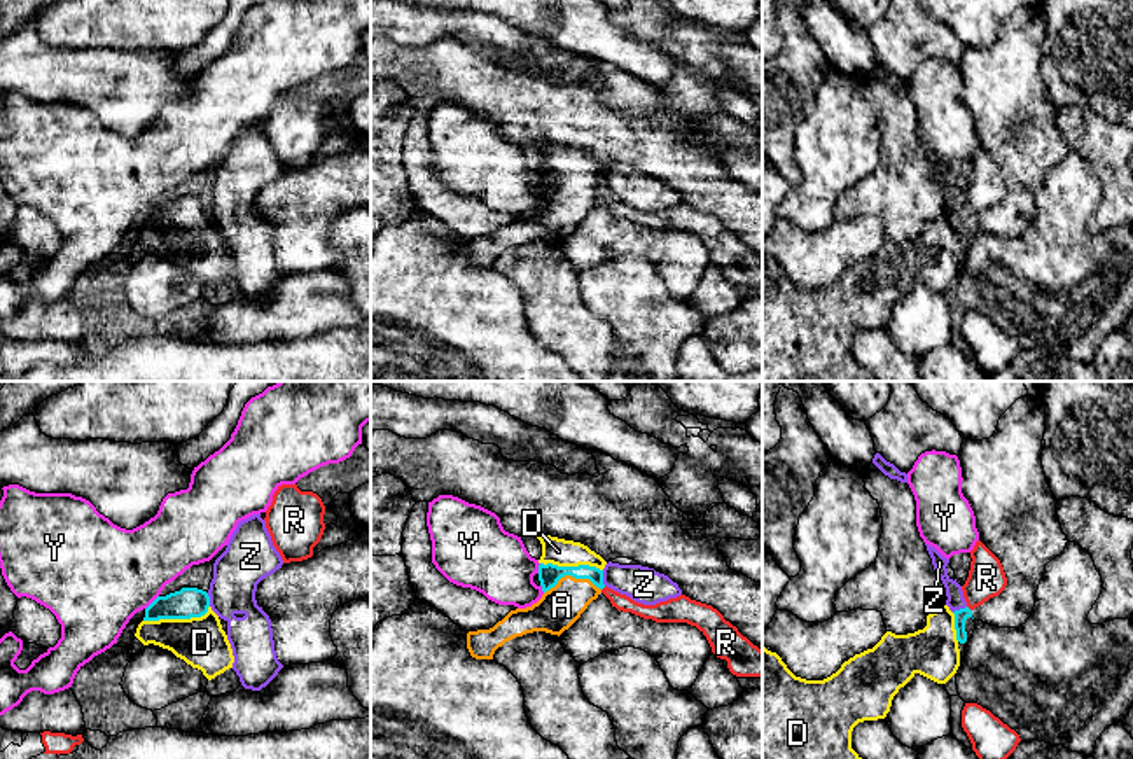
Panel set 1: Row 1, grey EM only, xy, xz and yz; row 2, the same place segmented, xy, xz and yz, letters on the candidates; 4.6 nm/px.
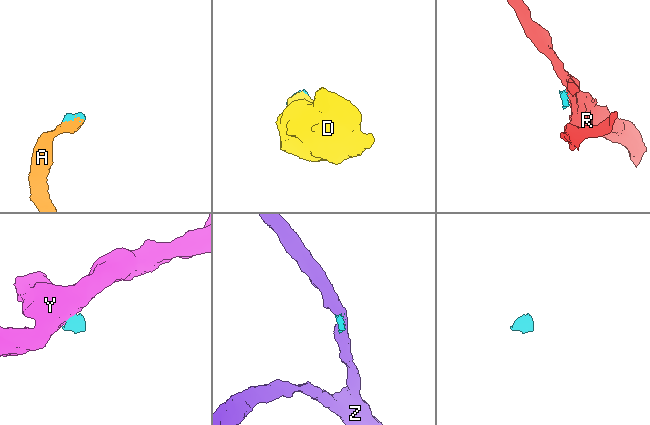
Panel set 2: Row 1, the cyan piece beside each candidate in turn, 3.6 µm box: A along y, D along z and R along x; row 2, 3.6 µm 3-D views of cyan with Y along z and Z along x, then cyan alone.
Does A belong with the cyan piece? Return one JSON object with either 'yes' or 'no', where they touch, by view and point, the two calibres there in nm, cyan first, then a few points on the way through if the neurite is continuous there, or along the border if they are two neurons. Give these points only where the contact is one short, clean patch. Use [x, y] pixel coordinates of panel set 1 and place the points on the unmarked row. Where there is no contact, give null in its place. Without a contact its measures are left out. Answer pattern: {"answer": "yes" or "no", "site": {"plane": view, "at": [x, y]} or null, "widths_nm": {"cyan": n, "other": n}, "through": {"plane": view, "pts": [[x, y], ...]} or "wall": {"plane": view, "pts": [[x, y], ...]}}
{"answer": "yes", "site": {"plane": "xz", "at": [572, 184]}, "widths_nm": {"cyan": 100, "other": 190}, "through": {"plane": "xz", "pts": [[549, 182], [572, 184], [572, 194], [562, 214]]}}

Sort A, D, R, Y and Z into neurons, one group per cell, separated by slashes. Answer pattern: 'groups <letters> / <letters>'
groups A D / R / Y / Z

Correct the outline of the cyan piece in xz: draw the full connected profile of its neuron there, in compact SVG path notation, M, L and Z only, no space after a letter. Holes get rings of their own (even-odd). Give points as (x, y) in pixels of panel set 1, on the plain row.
M551 143L542 152L539 189L542 206L526 217L511 219L490 238L467 241L467 257L476 268L493 268L505 250L533 240L561 243L598 206L607 170L587 154Z

